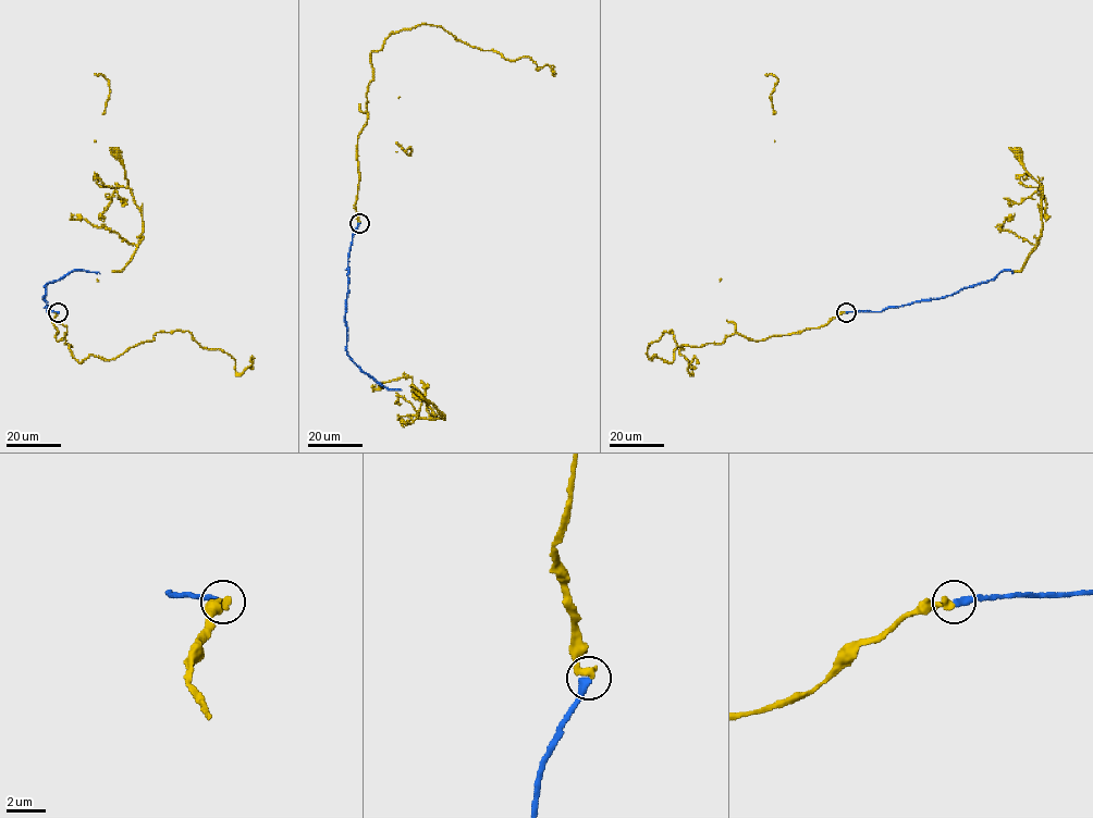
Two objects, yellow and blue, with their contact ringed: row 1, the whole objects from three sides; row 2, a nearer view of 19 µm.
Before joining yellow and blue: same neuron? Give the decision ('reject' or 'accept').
accept

